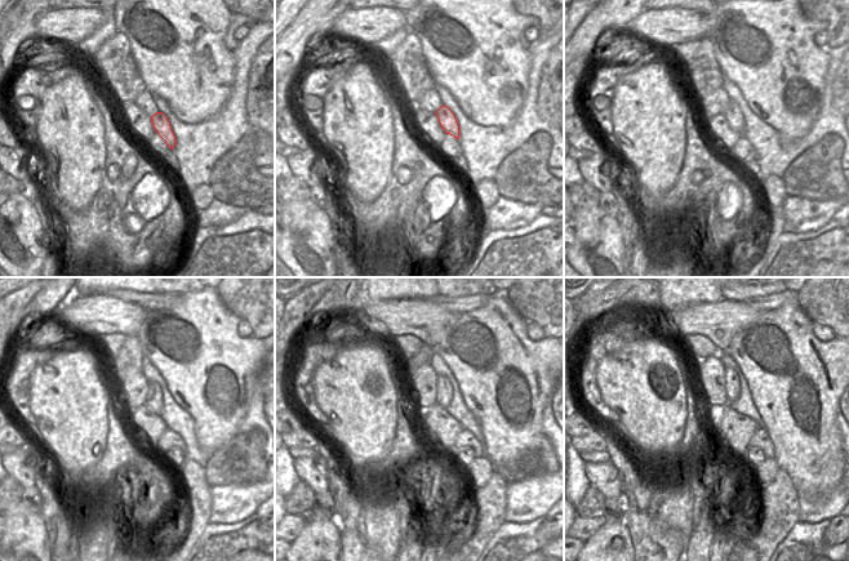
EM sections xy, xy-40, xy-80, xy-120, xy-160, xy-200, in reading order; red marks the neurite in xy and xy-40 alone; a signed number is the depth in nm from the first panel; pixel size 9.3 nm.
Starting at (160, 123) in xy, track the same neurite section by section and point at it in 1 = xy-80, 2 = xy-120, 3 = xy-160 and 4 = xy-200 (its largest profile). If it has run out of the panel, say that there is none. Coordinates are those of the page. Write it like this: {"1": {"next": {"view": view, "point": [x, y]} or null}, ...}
{"1": {"next": {"view": "xy-80", "point": [733, 114]}}, "2": {"next": {"view": "xy-120", "point": [154, 400]}}, "3": {"next": {"view": "xy-160", "point": [443, 384]}}, "4": {"next": {"view": "xy-200", "point": [732, 382]}}}

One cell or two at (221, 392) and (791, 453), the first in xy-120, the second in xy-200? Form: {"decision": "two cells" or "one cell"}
{"decision": "one cell"}

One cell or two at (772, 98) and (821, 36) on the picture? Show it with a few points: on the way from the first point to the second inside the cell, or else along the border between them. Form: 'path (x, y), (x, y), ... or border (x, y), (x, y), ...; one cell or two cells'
border (826, 29), (816, 35), (816, 43), (822, 49); two cells

